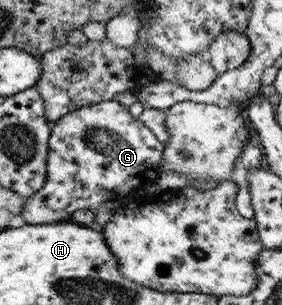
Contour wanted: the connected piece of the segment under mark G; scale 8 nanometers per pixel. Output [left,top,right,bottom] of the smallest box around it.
[21,101,165,225]

